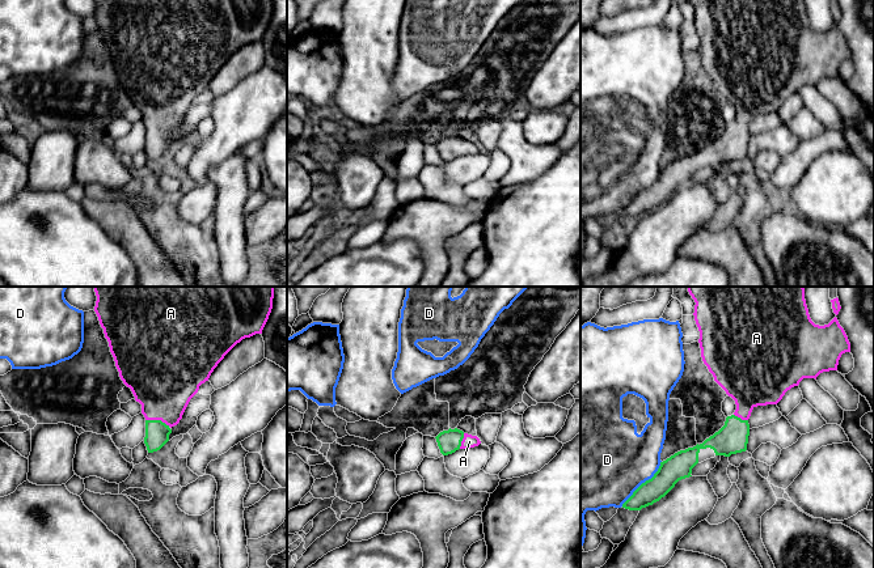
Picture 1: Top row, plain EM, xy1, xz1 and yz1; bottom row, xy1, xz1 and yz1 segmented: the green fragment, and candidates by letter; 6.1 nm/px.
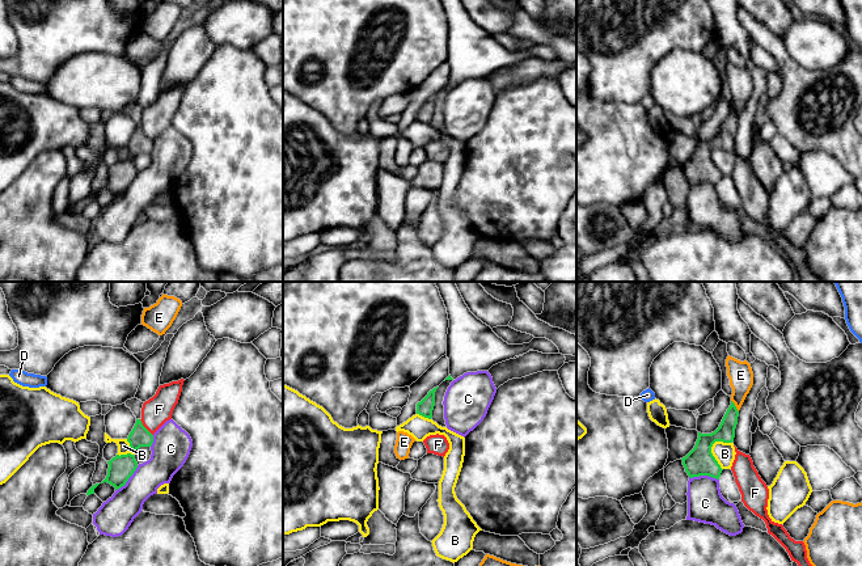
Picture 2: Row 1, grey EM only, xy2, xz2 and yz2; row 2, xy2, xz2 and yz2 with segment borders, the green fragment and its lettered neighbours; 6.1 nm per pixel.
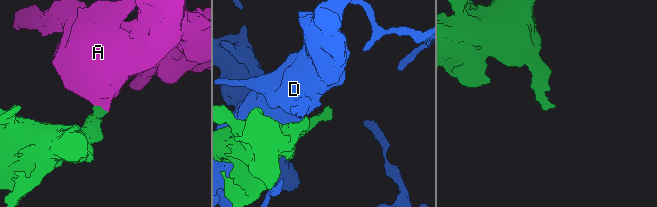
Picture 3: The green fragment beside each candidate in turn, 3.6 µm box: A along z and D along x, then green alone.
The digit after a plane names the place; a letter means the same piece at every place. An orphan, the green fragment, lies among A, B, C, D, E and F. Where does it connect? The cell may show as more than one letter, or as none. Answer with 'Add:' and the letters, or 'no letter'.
Add: A

